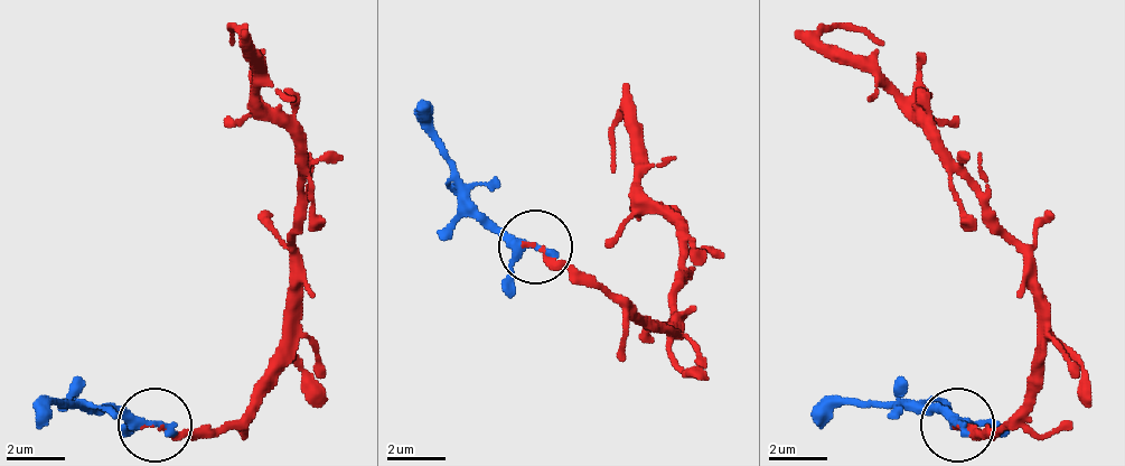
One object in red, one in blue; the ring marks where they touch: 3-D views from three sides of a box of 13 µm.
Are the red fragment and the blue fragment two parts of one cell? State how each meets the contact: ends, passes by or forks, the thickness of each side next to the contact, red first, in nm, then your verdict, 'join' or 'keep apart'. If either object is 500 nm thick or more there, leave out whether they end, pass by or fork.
red ends; blue passes by; calibres 200 and 320 nm; join

